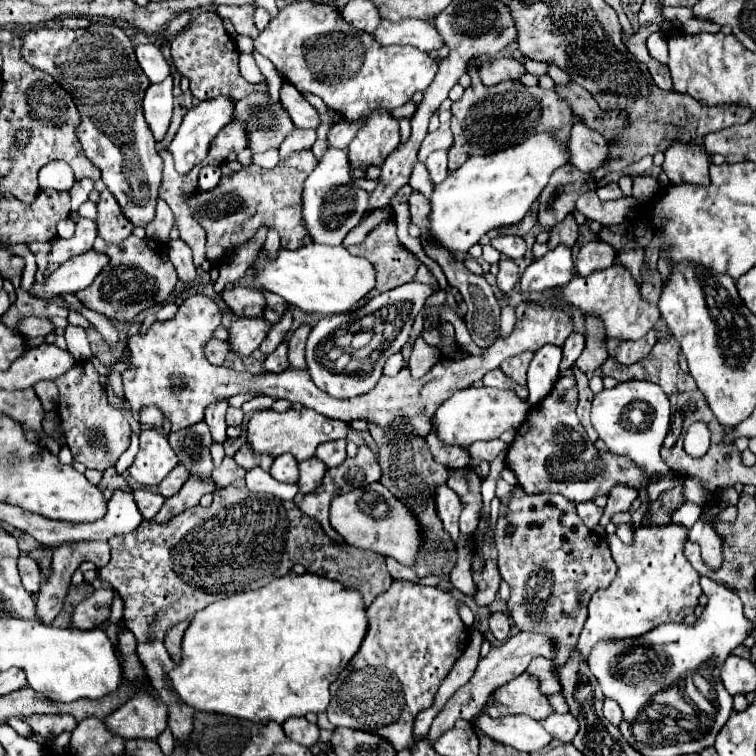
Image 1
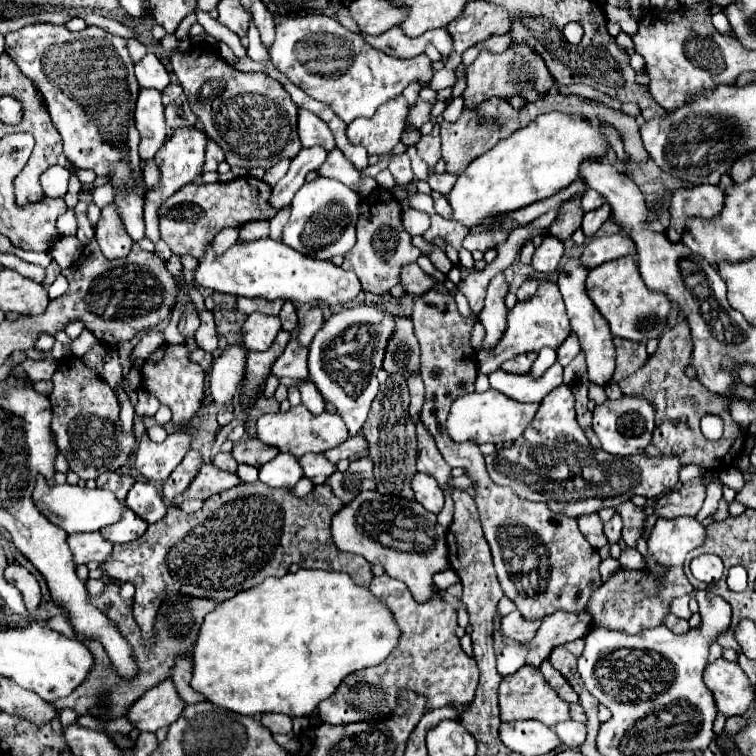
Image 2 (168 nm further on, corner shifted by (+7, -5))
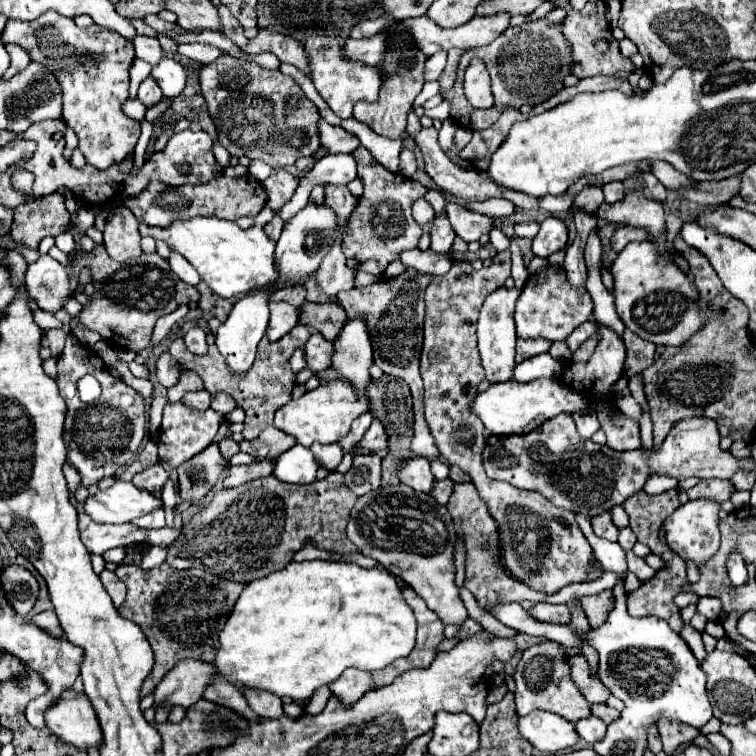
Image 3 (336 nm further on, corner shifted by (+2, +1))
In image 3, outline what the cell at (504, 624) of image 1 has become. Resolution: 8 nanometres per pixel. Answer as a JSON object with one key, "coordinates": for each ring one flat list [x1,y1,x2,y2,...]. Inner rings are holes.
{"coordinates":[[536,604,530,610,530,614,542,622,560,622,560,624,568,624,572,618,566,604]]}

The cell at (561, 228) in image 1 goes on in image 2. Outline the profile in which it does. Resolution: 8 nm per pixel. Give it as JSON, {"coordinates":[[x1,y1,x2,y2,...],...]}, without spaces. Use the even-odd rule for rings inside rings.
{"coordinates":[[579,200,567,202,567,204,561,206,559,216,549,226,549,234,555,236,555,238,559,238,561,242,569,240,571,234,581,226,581,218,583,218,583,208,581,208]]}

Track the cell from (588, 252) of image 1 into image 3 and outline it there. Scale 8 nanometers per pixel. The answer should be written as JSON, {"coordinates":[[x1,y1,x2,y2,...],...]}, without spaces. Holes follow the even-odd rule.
{"coordinates":[[620,226,616,230,616,234,612,236,612,248,616,252,622,252,626,244,634,242,634,240,646,240,648,234,644,234,644,230,636,230,634,226]]}

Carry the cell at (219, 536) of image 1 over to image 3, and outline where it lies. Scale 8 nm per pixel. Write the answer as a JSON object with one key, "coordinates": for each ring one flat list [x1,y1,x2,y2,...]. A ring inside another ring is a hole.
{"coordinates":[[332,472,328,478,314,484,286,484,280,482,276,476,266,476,238,488,220,490,214,494,212,502,202,506,198,514,192,518,192,522,182,528,182,536,168,546,166,562,174,566,174,560,178,556,190,560,214,558,216,576,248,584,276,570,282,570,286,564,292,562,294,552,298,552,308,540,314,542,318,548,332,550,338,554,356,552,356,546,346,536,348,514,354,504,356,504,356,496,352,494,352,490,348,490,348,486,344,484,344,476,340,472]]}

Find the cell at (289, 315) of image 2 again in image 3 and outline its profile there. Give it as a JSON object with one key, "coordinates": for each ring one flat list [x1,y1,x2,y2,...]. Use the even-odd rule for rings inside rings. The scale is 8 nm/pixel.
{"coordinates":[[306,302,302,306,300,322,316,328,330,342,336,340,336,334,340,334,346,320,348,320,346,310,338,302,322,302,322,304]]}

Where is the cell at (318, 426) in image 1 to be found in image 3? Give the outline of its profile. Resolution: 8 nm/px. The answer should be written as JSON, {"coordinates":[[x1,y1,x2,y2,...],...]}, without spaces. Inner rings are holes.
{"coordinates":[[336,378,330,380,328,386,318,386,316,390,306,392,302,398,282,406,274,416,274,426,286,434,292,434,302,446,312,446,314,442,332,444,344,438,350,424,364,412,370,412,368,398,356,398,354,386,350,386,350,382,344,378]]}

